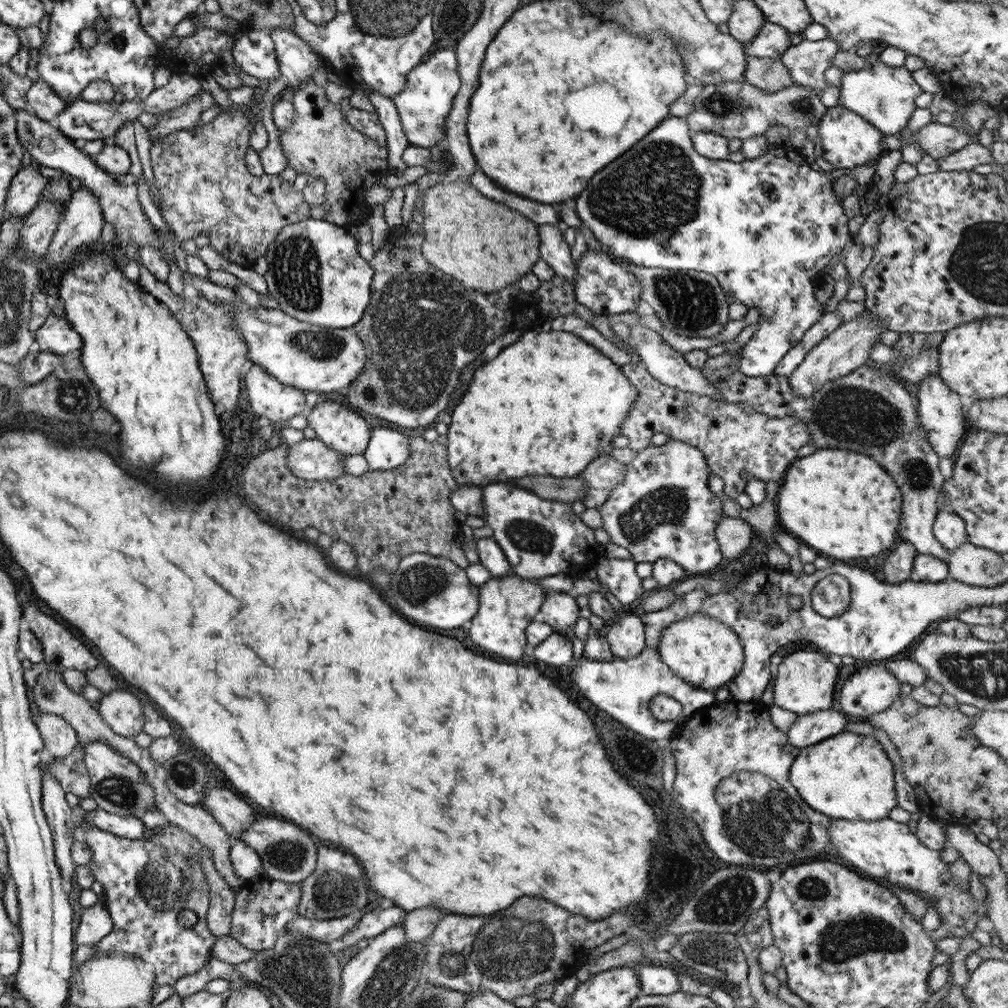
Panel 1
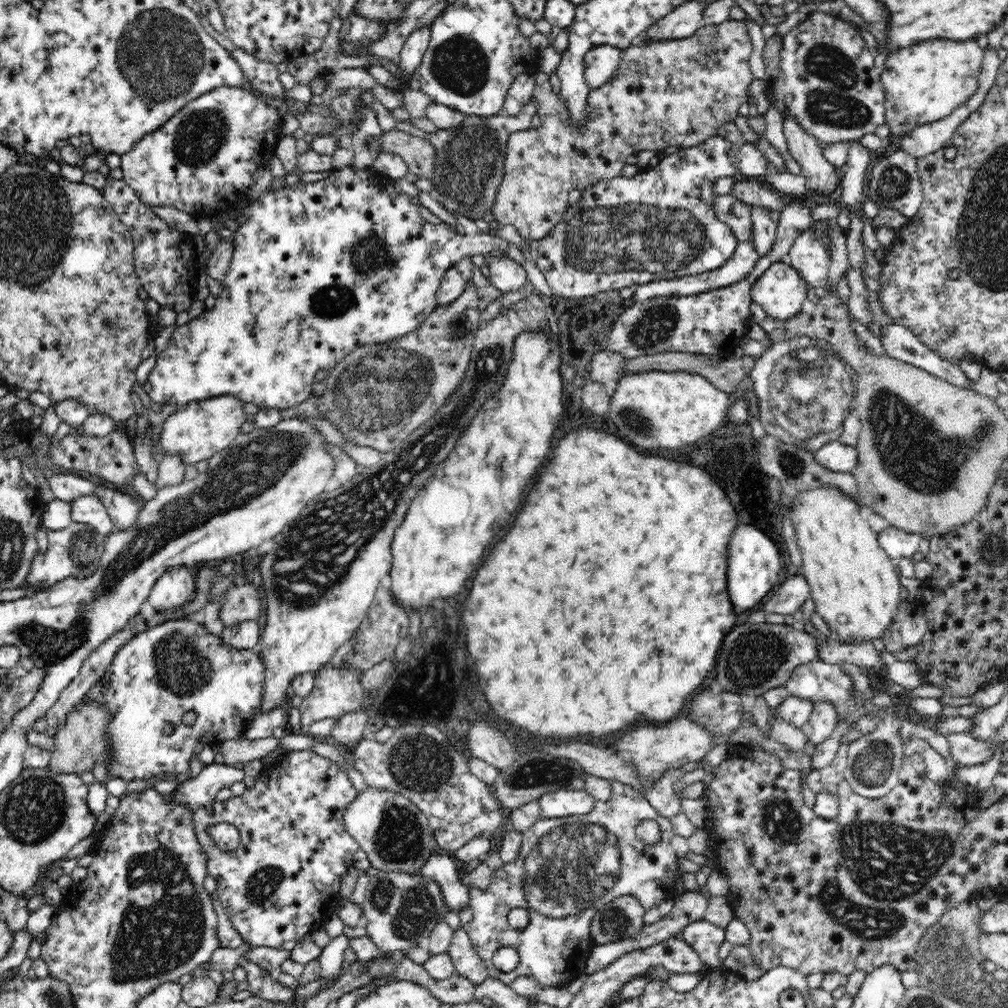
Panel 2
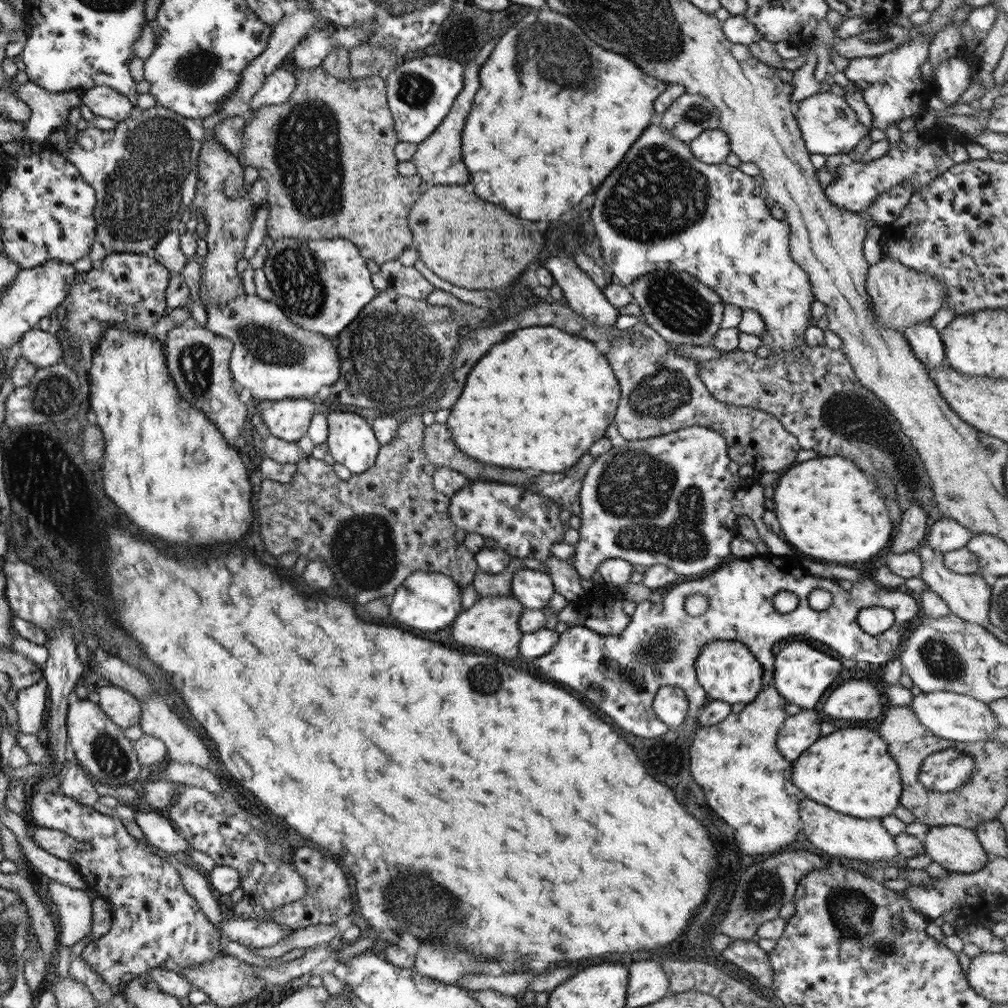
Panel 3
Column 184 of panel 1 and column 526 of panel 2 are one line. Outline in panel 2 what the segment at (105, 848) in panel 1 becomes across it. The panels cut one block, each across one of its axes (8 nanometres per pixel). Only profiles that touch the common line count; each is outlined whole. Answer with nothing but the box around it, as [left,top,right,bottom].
[458,781,681,987]

